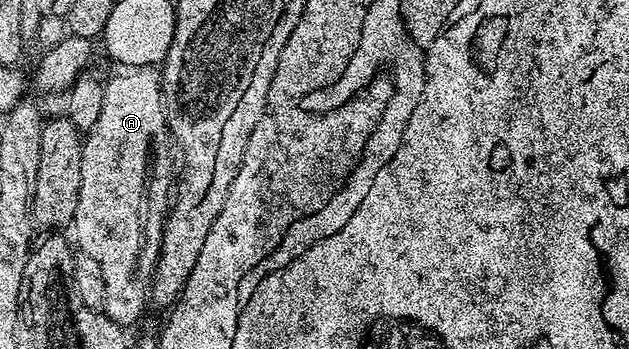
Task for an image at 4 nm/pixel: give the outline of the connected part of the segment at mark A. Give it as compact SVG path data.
M140 67L135 71L124 71L121 77L107 78L104 94L102 95L102 112L98 114L98 123L94 123L92 128L87 130L82 141L82 187L78 191L78 207L76 208L76 219L74 230L76 229L76 241L79 252L90 255L102 267L102 280L106 283L106 299L104 300L103 312L115 325L129 327L144 311L149 304L148 292L152 286L152 272L156 270L156 264L160 258L160 244L162 243L162 231L164 230L164 220L168 218L170 202L174 196L174 165L168 162L166 154L160 150L160 144L166 141L166 110L164 108L164 97L160 93L160 74L155 68Z

